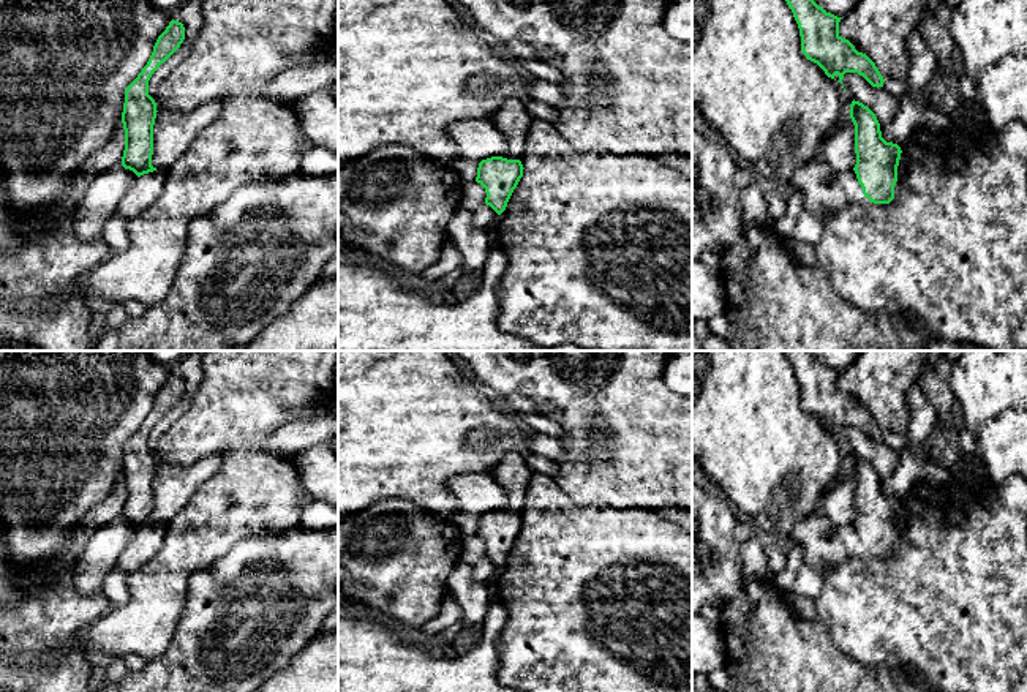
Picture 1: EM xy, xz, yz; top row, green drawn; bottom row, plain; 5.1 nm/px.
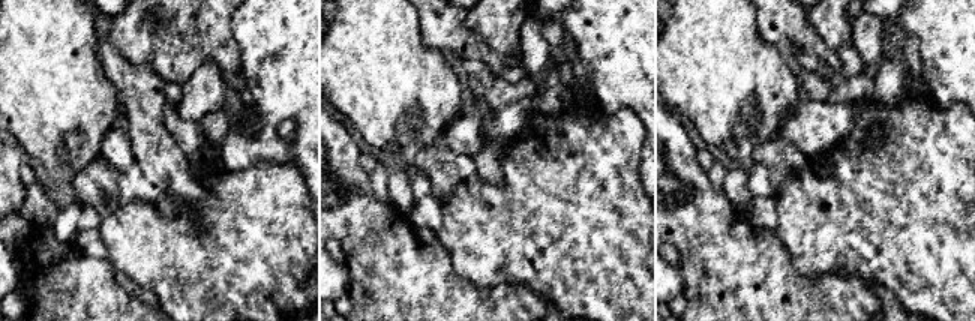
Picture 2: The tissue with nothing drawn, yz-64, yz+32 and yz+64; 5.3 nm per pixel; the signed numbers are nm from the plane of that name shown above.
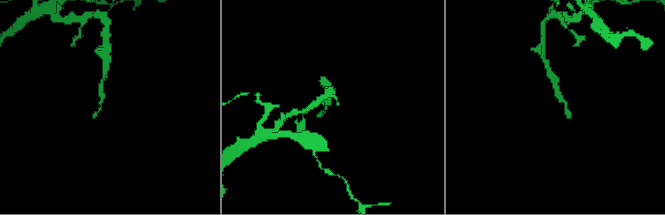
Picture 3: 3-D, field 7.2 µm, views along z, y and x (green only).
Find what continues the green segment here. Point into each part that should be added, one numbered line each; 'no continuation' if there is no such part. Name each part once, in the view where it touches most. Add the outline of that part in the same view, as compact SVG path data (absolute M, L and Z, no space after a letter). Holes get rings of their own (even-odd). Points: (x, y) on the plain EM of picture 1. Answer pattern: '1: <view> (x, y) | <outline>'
1: yz (823, 544) | M820 509L796 521L788 545L803 550L803 564L825 578L836 564L848 558L867 558L853 523L833 525Z

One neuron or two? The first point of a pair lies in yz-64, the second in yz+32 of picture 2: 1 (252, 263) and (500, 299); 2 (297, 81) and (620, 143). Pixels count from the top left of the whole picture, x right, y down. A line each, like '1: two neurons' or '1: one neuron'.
1: two neurons
2: two neurons

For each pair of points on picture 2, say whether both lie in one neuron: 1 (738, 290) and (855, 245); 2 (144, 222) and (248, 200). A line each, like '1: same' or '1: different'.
1: different
2: same

